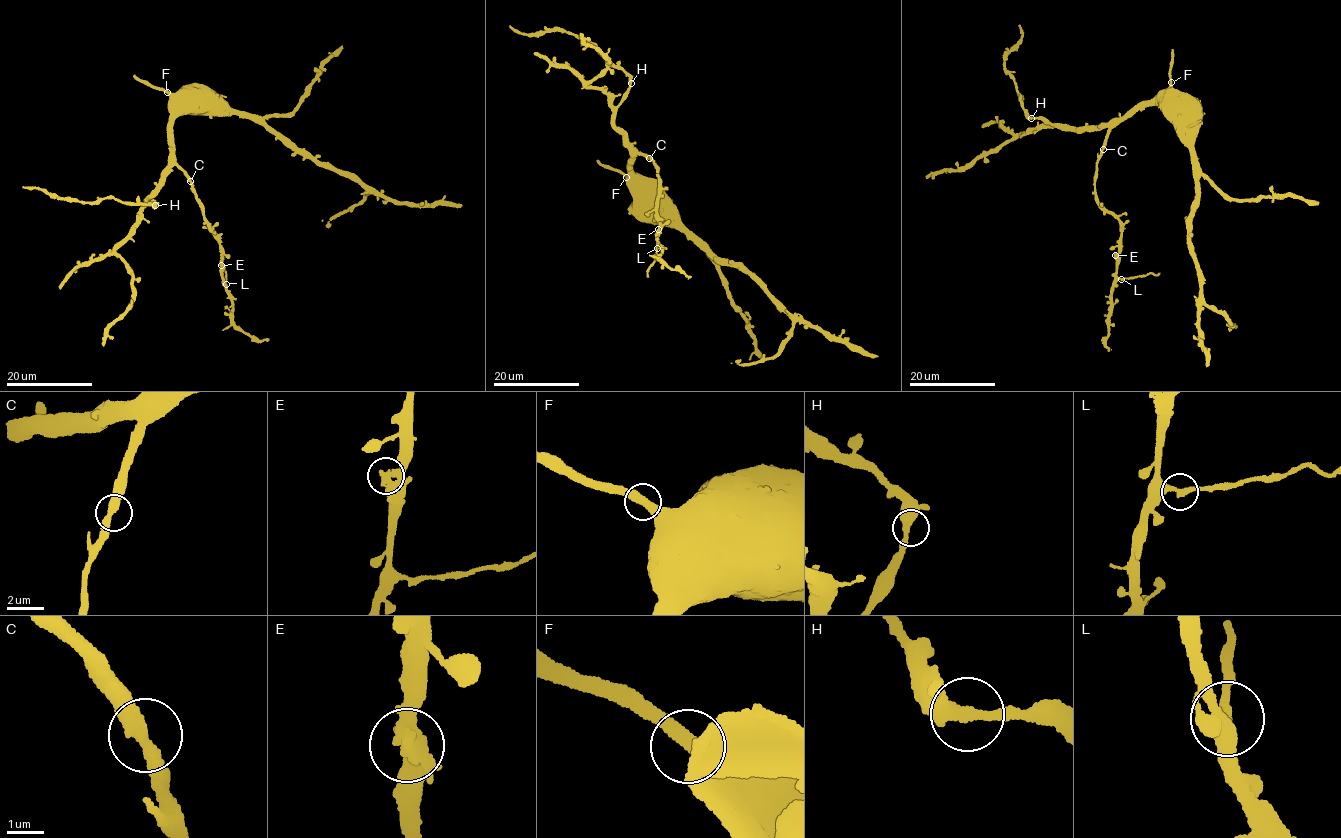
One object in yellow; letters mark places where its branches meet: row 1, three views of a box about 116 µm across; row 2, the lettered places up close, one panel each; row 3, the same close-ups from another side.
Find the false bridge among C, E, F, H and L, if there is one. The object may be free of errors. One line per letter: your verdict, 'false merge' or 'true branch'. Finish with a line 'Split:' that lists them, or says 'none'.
C: true branch
E: true branch
F: true branch
H: true branch
L: false merge
Split: L

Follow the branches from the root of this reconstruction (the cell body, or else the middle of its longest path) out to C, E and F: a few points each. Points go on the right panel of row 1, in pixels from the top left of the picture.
C: (1165, 111), (1155, 104), (1133, 107), (1110, 129), (1103, 149)
E: (1165, 111), (1155, 104), (1133, 107), (1110, 129), (1097, 161), (1097, 198), (1119, 221), (1121, 232), (1115, 255)
F: (1165, 111), (1167, 89), (1171, 82)

